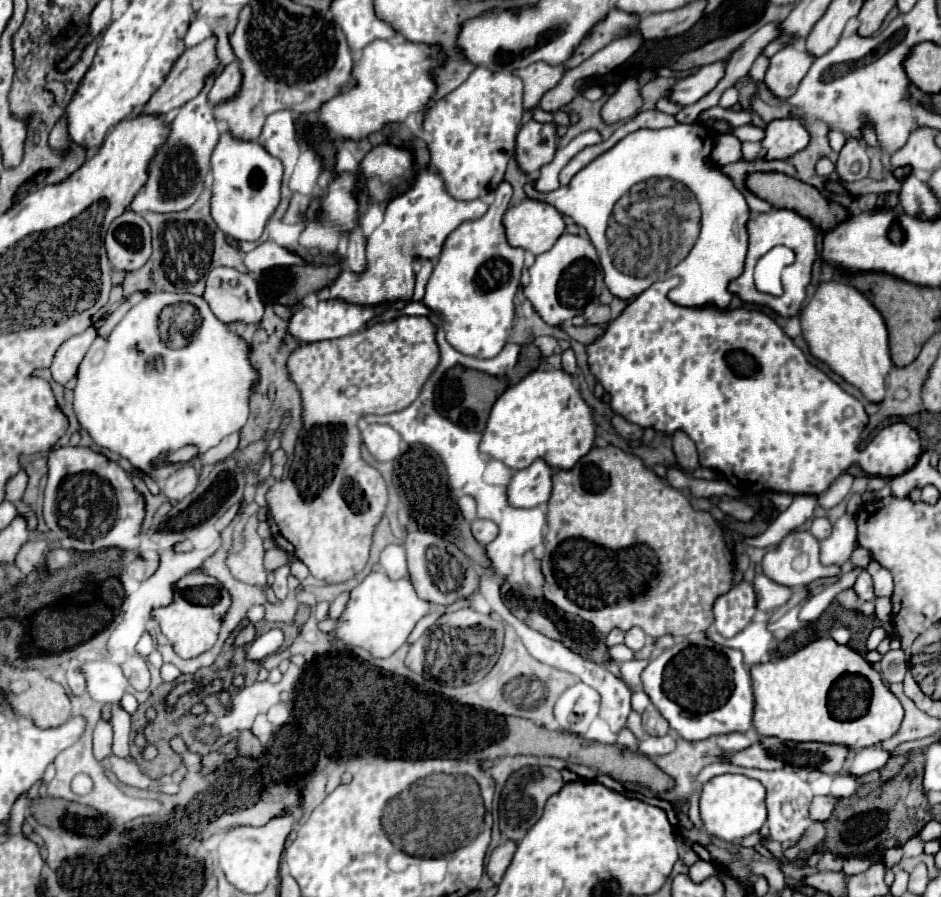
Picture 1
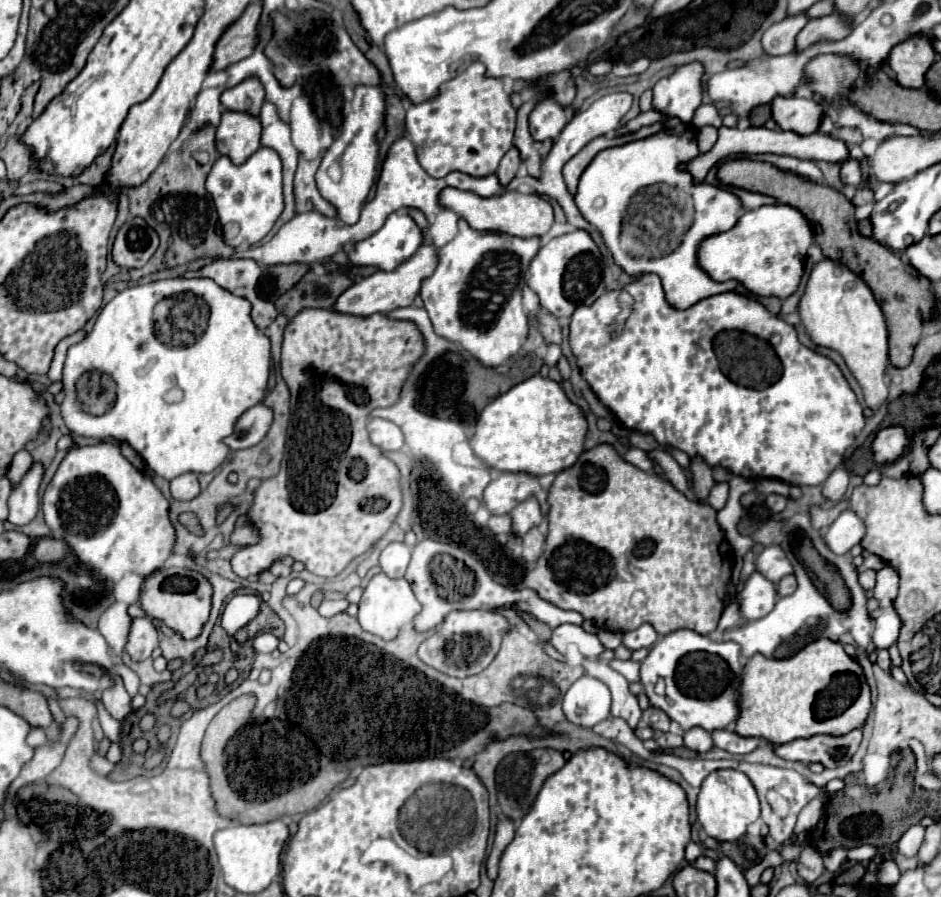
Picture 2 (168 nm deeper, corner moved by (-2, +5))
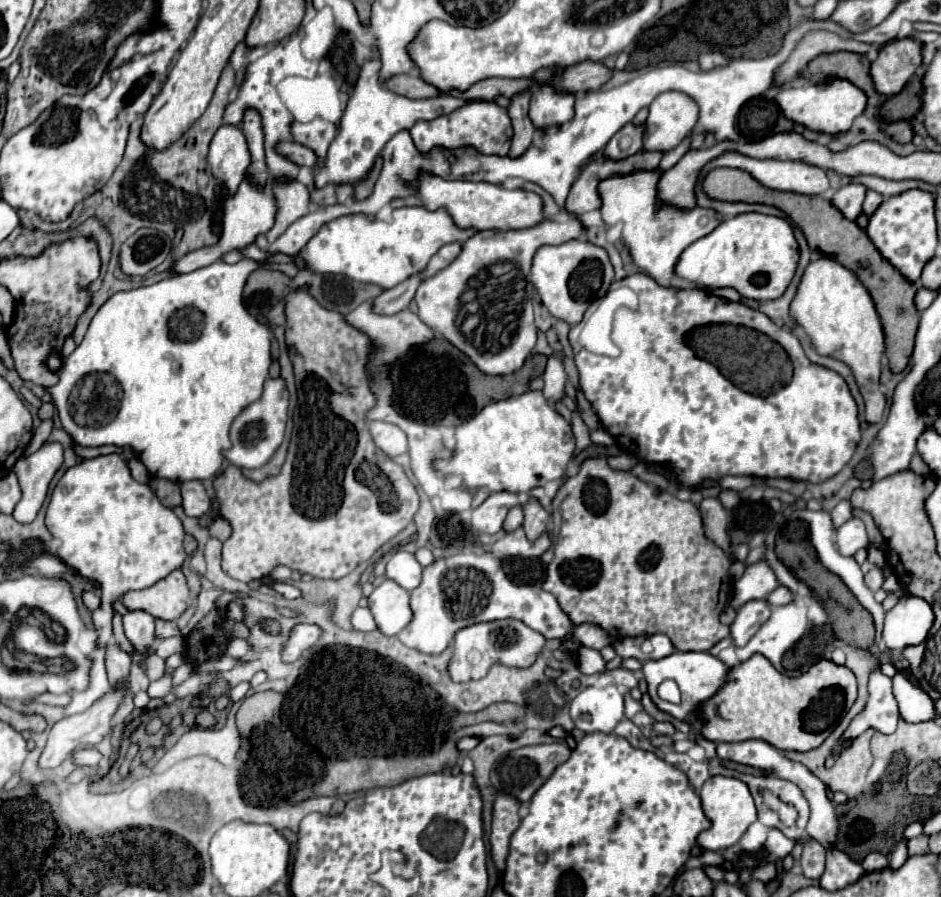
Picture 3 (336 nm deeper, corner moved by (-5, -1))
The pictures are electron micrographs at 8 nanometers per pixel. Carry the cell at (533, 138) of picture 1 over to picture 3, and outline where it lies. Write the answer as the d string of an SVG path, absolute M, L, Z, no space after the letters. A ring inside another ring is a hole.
M542 83L530 101L530 117L538 129L548 125L562 125L574 117L574 93L562 93L550 83Z

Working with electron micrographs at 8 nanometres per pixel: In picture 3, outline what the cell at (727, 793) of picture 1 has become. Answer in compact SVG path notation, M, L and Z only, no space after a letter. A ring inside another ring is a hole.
M710 777L700 789L700 799L702 799L704 815L712 821L712 827L698 835L698 845L702 849L720 851L720 849L726 849L726 847L738 843L738 839L748 829L748 825L756 821L756 807L754 807L750 789L740 779Z

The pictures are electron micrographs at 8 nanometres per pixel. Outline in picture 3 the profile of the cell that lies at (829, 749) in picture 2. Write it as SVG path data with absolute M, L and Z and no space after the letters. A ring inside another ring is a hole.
M876 671L870 675L868 681L868 701L864 709L850 721L844 739L856 739L868 729L876 729L884 735L890 735L896 731L898 719L900 713L892 695L892 679Z

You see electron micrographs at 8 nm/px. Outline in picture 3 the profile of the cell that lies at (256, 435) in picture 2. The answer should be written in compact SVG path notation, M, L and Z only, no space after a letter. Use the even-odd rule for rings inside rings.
M268 377L264 383L262 397L254 403L250 403L232 423L230 427L230 441L232 447L226 449L222 455L228 463L240 467L240 469L258 469L270 461L270 457L278 451L284 431L286 431L286 421L288 421L288 403L290 403L290 393L286 389L286 381L282 377L272 379Z

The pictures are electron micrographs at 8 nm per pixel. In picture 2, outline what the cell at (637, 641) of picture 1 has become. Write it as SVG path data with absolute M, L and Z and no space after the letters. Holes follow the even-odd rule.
M641 625L635 631L629 631L623 635L623 645L629 649L641 649L641 647L651 647L657 641L657 633L651 625Z

